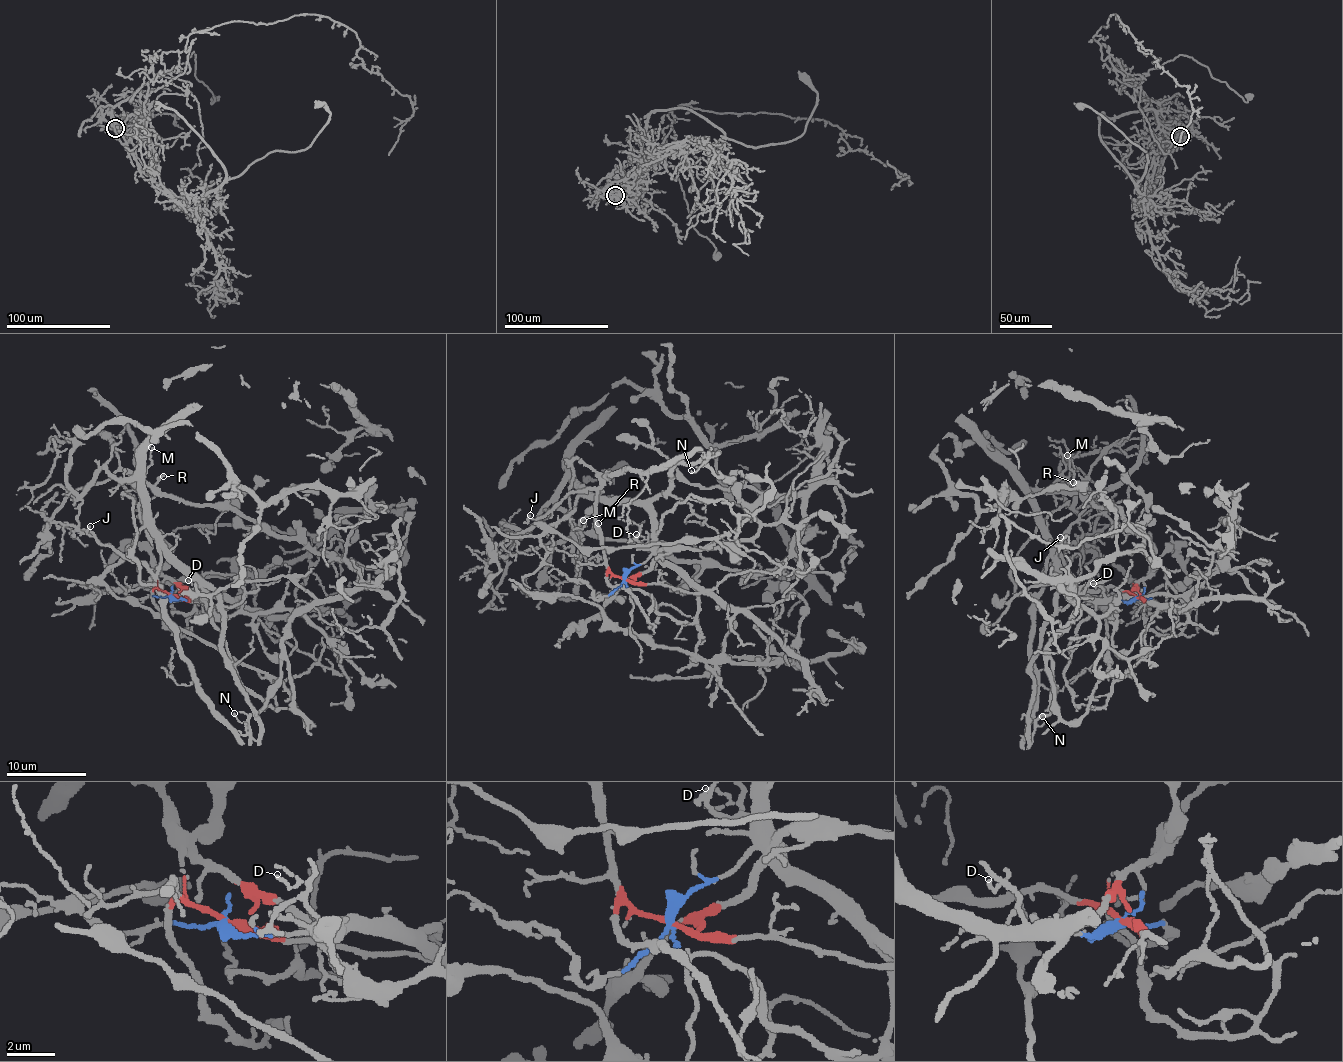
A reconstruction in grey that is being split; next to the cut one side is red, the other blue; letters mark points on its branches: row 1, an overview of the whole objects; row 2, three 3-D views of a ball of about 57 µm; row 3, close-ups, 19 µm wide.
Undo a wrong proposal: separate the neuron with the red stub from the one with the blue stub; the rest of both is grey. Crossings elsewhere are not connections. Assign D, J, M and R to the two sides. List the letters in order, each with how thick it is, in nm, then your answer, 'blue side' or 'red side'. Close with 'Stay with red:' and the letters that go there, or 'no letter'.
D: 120 nm | blue side
J: 90 nm | red side
M: 120 nm | blue side
R: 180 nm | red side
Stay with red: J, R

